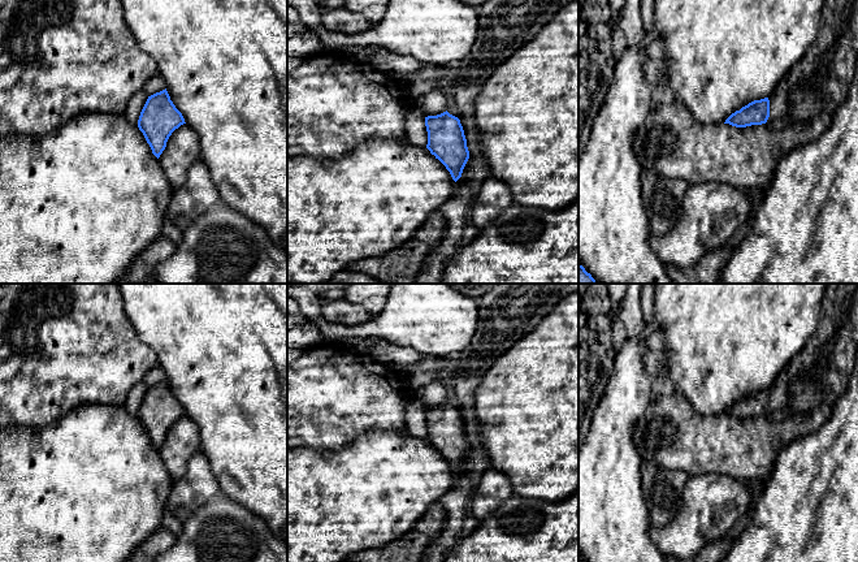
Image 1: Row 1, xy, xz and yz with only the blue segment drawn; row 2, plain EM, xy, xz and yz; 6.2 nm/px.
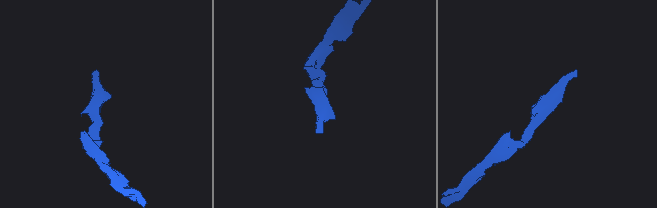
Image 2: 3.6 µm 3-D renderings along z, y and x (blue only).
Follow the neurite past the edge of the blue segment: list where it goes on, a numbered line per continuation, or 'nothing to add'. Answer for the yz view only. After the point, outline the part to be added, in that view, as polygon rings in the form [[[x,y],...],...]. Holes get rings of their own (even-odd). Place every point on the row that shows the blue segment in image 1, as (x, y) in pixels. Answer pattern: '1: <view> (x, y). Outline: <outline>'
1: yz (836, 13). Outline: [[[827,0],[823,8],[822,25],[815,42],[807,48],[805,55],[780,79],[775,91],[768,98],[770,117],[767,122],[784,118],[792,113],[789,95],[819,68],[824,56],[836,48],[842,29],[846,26],[855,0]]]

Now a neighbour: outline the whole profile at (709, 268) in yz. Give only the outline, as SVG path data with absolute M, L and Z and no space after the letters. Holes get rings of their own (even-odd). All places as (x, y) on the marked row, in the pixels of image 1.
M714 248L690 268L666 264L664 269L675 284L720 284L722 273L732 251L733 248Z

